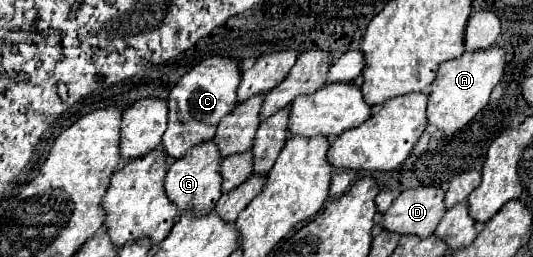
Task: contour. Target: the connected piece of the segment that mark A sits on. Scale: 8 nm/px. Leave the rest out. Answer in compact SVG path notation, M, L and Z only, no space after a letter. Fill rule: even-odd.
M499 47L475 53L463 53L459 59L441 63L427 101L427 123L437 127L443 133L443 137L451 137L489 103L493 87L503 77L503 67L505 67L505 51Z

